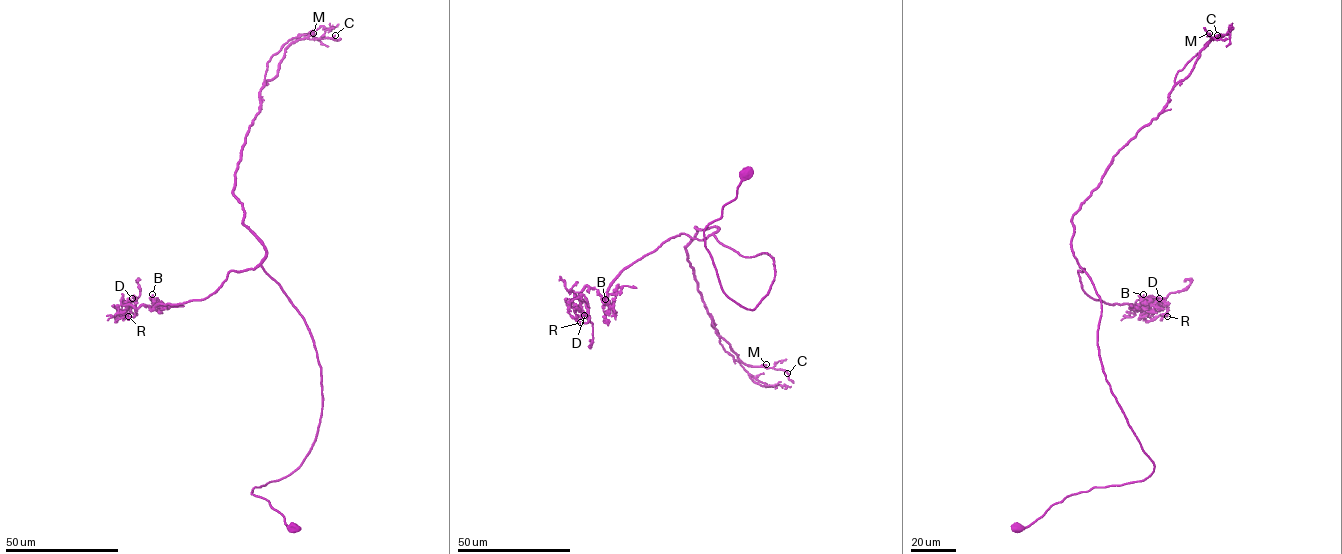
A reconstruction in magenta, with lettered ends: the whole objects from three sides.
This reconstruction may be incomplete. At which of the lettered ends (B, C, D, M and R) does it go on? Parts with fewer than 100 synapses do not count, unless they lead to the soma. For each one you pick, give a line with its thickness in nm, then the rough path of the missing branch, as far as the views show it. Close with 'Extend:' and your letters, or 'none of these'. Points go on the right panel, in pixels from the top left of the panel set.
M: 400 nm thick; missing branch runs (1209, 33), (1209, 21), (1207, 26), (1205, 25), (1217, 34)
Extend: M

